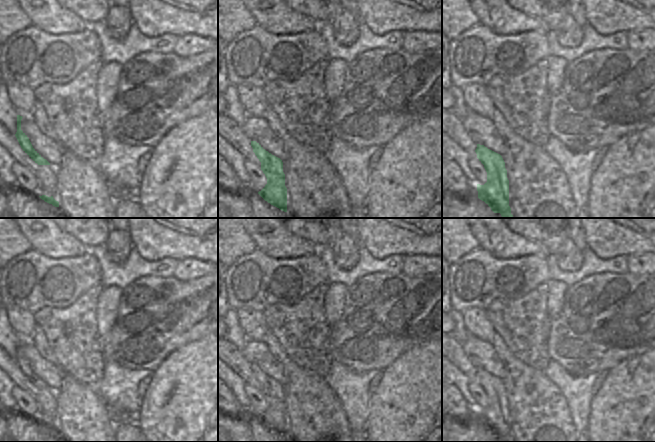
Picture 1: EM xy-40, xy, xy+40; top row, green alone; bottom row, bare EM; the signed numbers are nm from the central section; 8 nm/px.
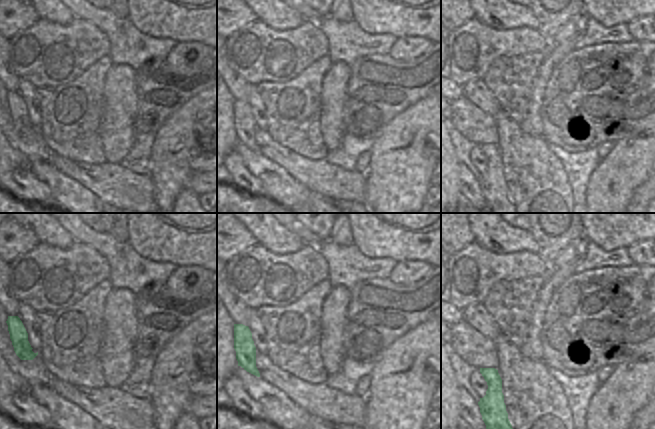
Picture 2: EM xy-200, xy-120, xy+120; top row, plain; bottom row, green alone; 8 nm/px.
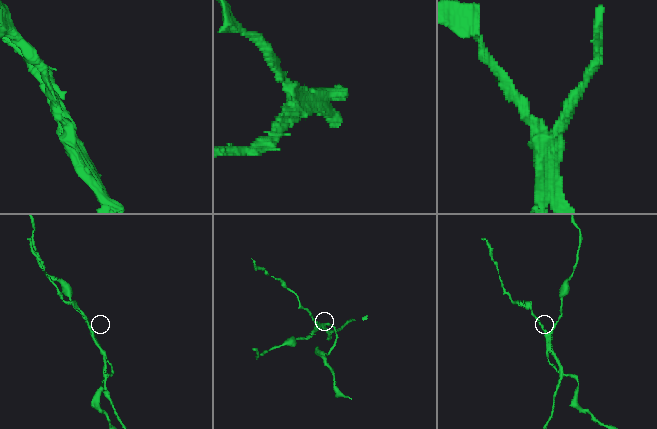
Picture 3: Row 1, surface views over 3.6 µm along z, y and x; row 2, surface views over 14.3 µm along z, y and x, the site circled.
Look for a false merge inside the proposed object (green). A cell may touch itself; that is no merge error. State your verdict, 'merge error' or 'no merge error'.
merge error

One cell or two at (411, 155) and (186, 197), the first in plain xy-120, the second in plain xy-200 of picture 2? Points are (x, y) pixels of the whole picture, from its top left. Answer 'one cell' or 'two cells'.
two cells

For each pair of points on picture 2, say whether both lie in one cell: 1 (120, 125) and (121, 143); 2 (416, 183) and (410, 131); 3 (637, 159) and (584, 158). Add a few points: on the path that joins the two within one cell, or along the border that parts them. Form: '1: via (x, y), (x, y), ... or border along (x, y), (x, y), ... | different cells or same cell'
1: via (120, 129), (120, 139) | same cell
2: via (413, 170), (413, 144) | same cell
3: border along (600, 160), (588, 181) | different cells

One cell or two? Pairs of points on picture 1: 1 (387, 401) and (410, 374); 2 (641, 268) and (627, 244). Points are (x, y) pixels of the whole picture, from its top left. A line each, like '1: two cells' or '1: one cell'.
1: one cell
2: two cells

